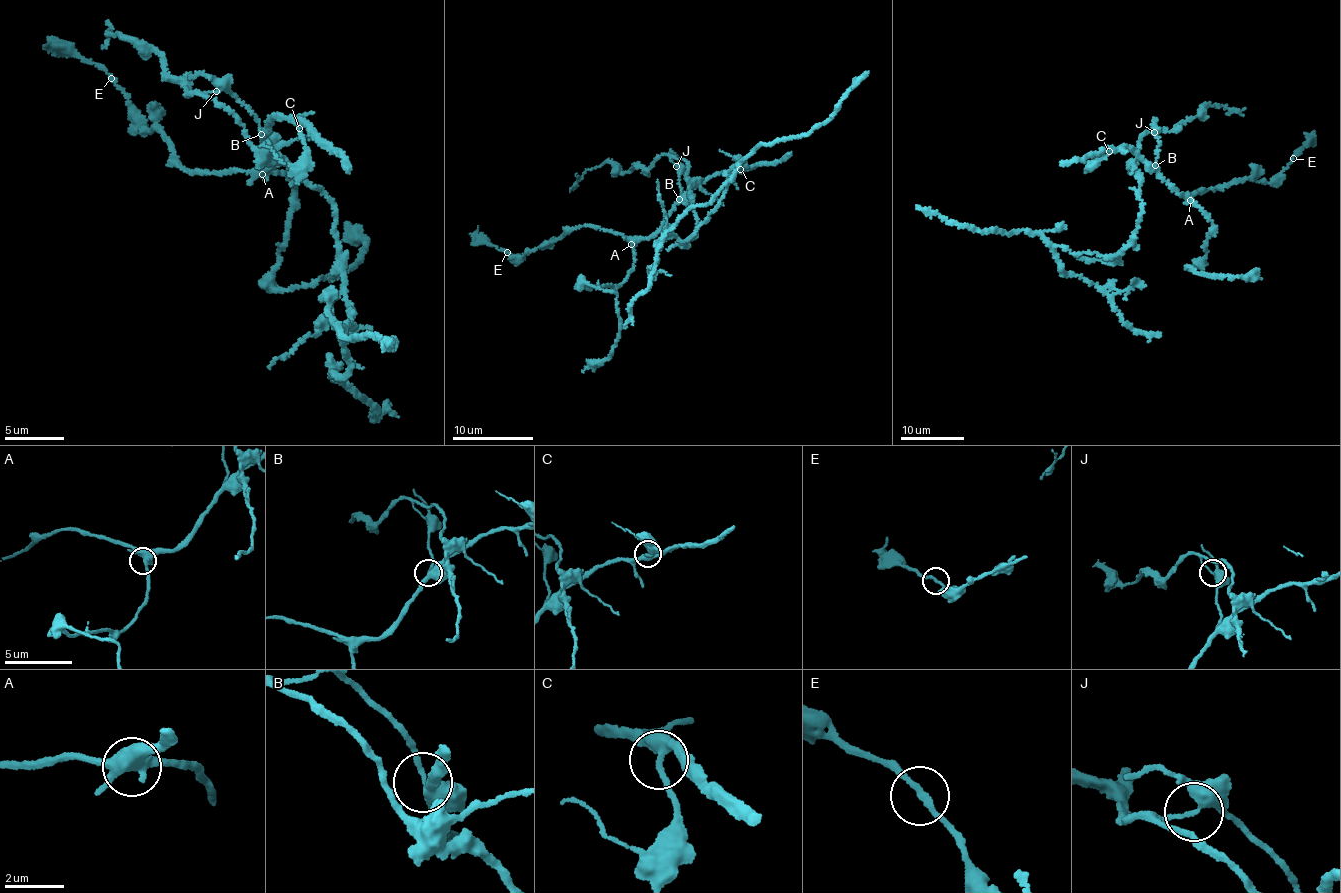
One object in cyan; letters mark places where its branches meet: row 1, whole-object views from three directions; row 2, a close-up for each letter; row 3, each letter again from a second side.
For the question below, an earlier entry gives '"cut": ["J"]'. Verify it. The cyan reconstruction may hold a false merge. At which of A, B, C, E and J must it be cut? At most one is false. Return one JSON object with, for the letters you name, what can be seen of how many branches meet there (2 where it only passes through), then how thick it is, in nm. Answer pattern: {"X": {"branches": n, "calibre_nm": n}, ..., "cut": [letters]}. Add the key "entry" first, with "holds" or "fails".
{"entry": "holds", "J": {"branches": 3, "calibre_nm": 320}, "cut": ["J"]}

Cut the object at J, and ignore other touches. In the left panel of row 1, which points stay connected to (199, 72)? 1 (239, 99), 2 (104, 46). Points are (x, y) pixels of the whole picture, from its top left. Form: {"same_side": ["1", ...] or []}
{"same_side": ["1"]}

